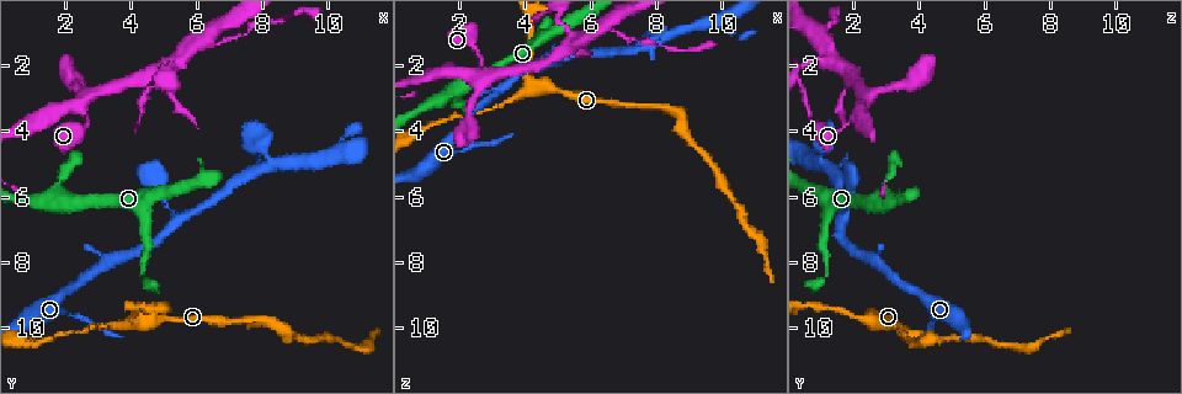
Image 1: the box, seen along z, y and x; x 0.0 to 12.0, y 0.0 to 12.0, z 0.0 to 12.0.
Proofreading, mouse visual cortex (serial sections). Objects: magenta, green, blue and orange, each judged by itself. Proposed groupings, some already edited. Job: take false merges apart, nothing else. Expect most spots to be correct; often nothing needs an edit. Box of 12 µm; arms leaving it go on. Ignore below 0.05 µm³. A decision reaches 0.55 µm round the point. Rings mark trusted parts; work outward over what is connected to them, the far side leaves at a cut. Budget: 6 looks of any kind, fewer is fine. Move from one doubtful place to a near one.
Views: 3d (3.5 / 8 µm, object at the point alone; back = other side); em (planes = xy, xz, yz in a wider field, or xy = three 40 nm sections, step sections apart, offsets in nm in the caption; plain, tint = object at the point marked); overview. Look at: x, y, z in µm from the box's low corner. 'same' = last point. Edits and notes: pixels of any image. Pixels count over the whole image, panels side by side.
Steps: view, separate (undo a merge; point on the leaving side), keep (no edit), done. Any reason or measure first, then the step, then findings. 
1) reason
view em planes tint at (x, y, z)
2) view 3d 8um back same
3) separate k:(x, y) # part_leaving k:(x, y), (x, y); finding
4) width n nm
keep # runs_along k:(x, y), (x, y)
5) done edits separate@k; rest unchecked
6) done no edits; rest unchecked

arms part here
view 3d 3.5um at (4.2, 9.8, 2.7)

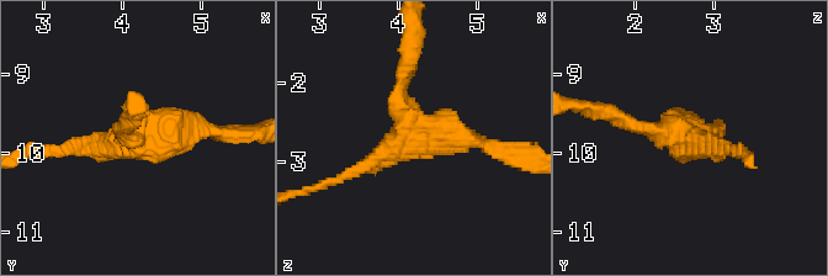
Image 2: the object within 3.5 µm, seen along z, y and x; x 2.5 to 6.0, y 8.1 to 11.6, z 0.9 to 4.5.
arms 3; arm_widths 150, 200, 200 nm; shape alone is not enough
view em planes tint at (4.20, 9.80, 2.70)

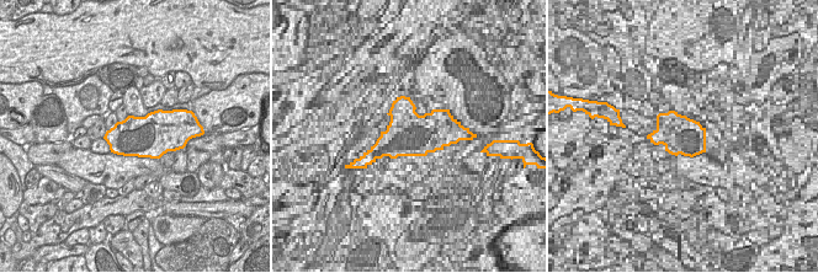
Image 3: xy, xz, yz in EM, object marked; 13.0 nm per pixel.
keep # all the same cell

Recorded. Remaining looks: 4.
sharp bend
view 3d 3.5um at (4.3, 8.3, 1.2)

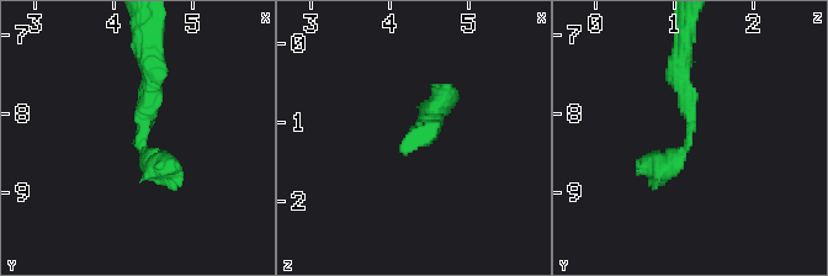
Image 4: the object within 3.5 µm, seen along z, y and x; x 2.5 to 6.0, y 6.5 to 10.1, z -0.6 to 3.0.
keep # runs_along 4:(681, 57), (691, 136), (665, 166), (637, 159); continuous, no second cell

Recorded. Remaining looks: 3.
looks like a crossing
view 3d 3.5um at (2.7, 2.9, 2.4)

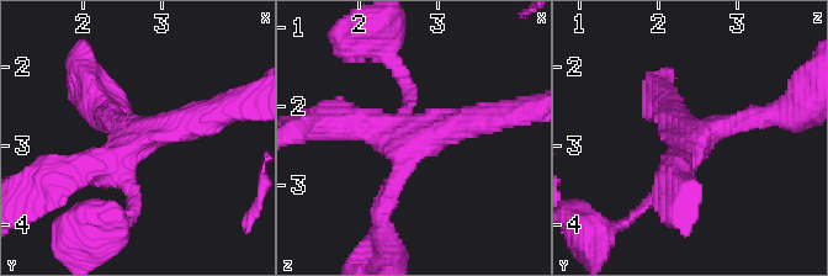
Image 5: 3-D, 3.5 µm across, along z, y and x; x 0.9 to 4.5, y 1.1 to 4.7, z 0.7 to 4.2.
arms 4; arm_widths 150, 200, 400, 400 nm; need the tissue
view em planes tint at (2.65, 3.00, 2.40)

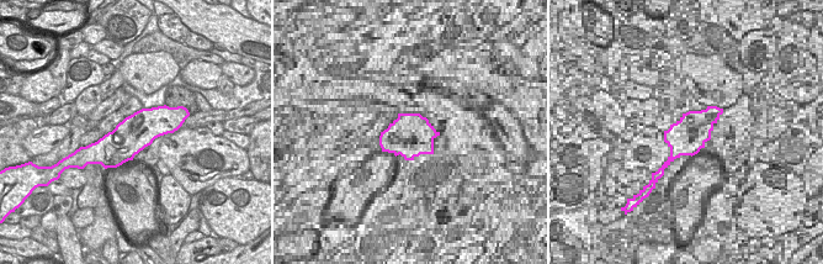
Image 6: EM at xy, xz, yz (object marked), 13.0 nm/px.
keep # runs_along 5:(134, 202), (116, 164), (207, 115); continuous, no second cell

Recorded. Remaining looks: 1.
done no edits; rest unchecked

